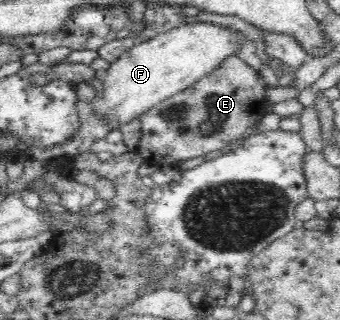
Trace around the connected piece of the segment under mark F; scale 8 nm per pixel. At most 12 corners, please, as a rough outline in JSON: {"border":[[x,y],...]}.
{"border":[[184,22],[128,49],[92,109],[124,125],[239,58],[250,39]]}

